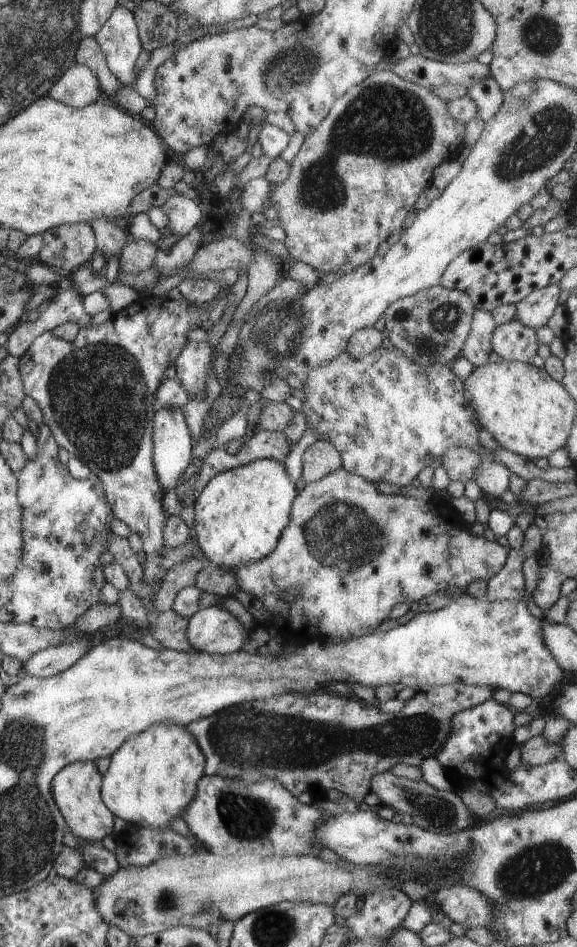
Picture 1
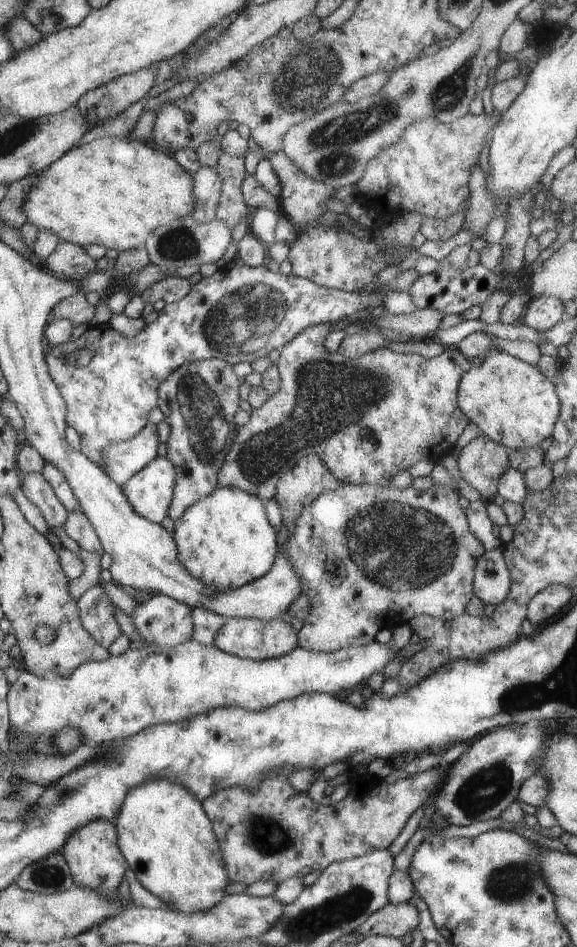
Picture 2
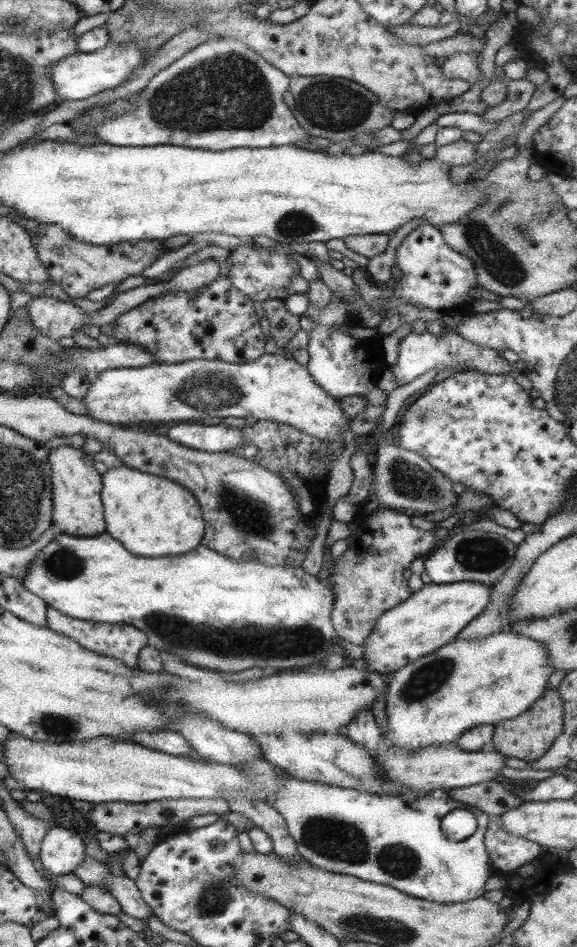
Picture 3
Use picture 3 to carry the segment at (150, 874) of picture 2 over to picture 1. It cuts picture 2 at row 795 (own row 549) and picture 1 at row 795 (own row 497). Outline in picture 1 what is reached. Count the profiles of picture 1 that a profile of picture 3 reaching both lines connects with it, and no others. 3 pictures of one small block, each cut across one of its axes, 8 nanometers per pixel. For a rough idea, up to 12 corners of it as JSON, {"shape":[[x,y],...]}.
{"shape":[[154,723],[111,754],[101,801],[167,829],[204,763],[185,726]]}

